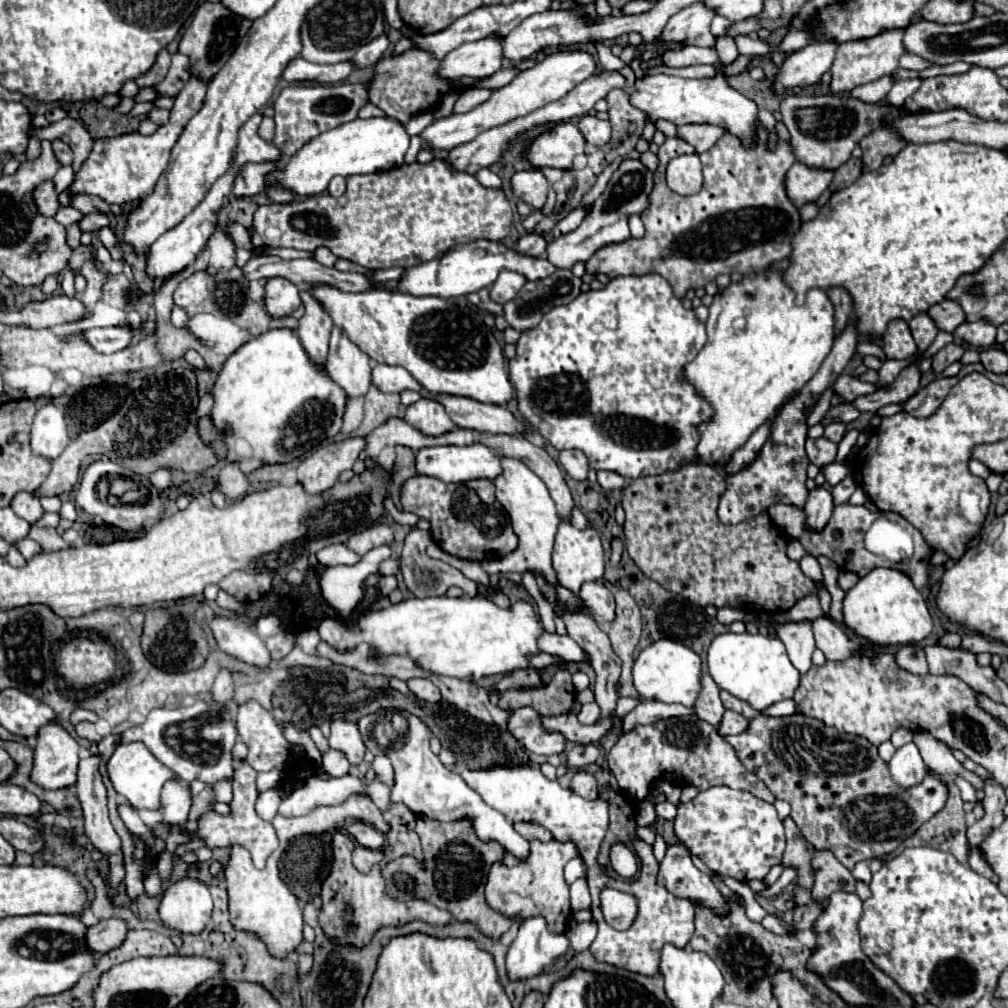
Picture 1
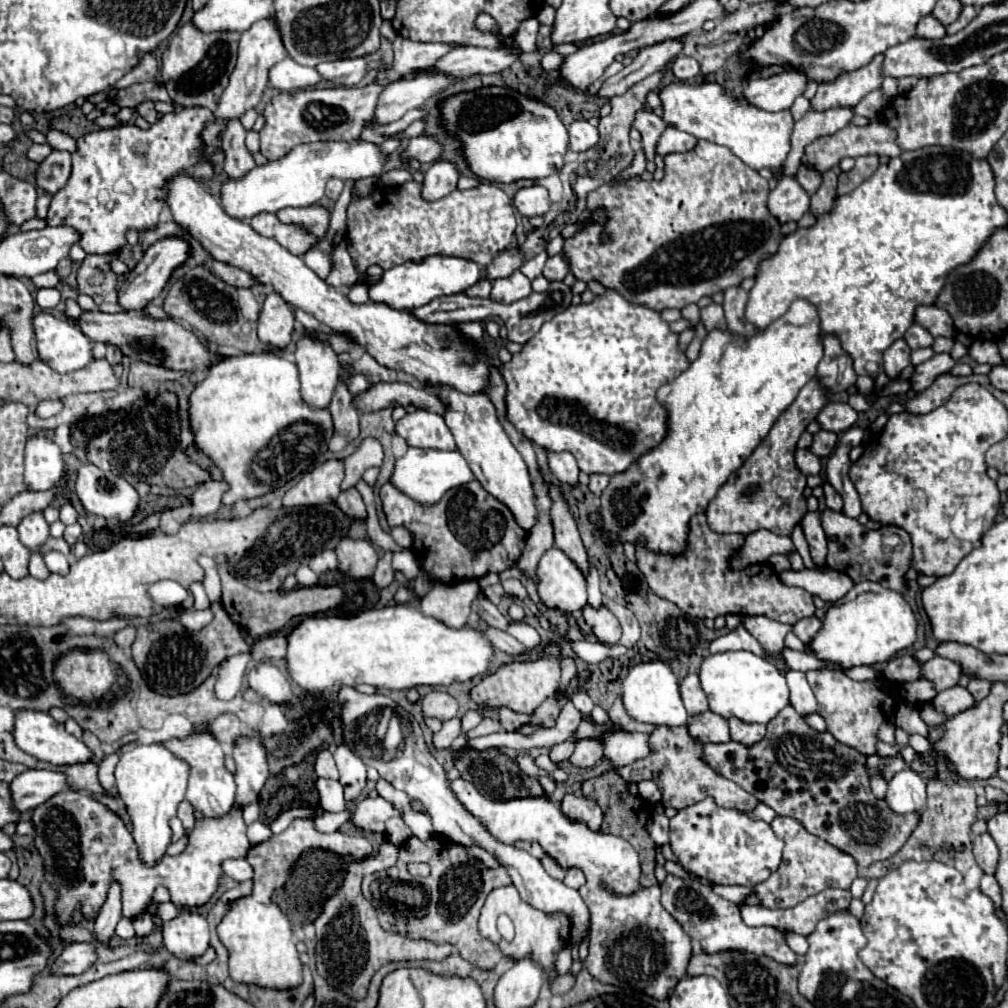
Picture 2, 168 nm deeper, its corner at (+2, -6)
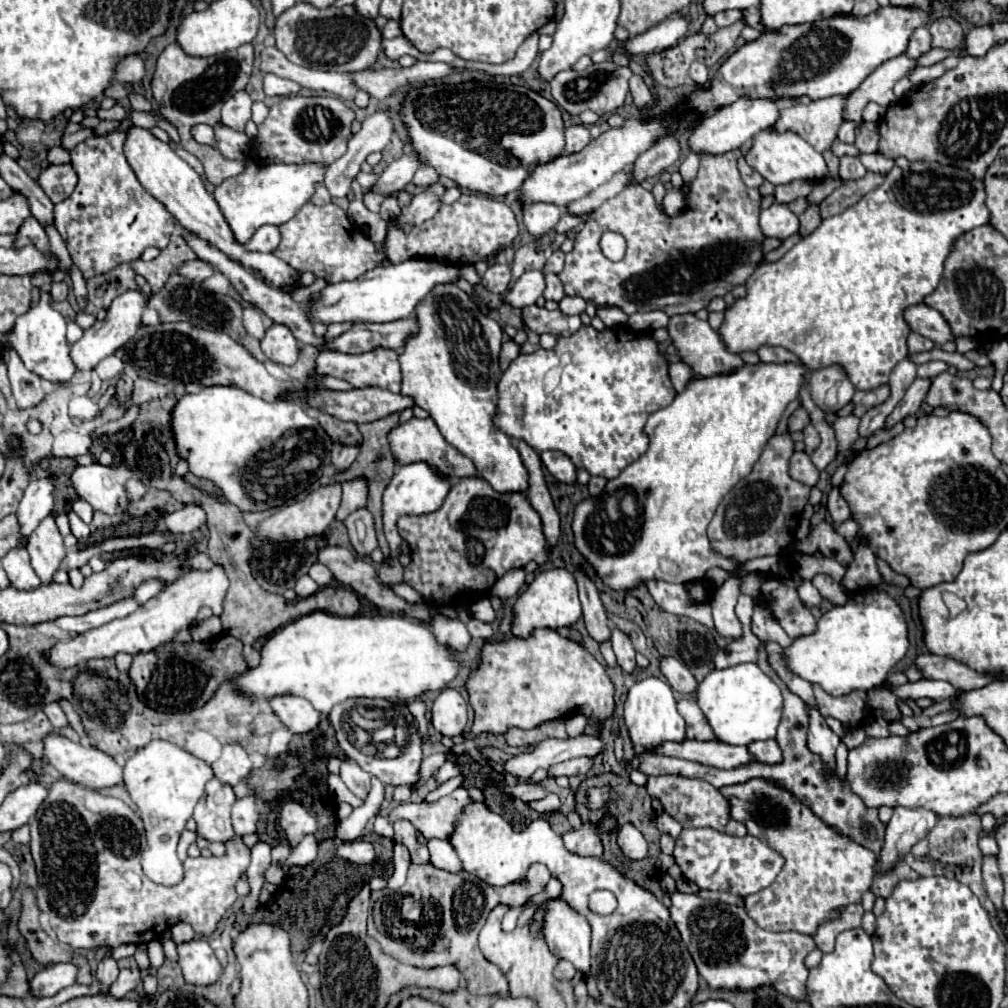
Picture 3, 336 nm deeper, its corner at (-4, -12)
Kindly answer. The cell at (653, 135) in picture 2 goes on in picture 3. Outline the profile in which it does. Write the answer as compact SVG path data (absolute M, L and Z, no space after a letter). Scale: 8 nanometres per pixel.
M634 75L634 77L630 79L630 93L632 93L632 97L634 97L634 103L640 105L640 107L644 107L644 105L648 105L648 103L652 101L650 89L646 87L646 83L644 83L644 79L642 79L640 75Z

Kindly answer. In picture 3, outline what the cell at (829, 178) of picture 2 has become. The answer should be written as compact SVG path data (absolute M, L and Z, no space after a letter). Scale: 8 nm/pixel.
M810 205L800 217L798 217L798 221L800 221L800 229L798 229L798 235L800 237L806 237L806 235L810 235L818 225L820 225L820 215L818 215L818 205Z

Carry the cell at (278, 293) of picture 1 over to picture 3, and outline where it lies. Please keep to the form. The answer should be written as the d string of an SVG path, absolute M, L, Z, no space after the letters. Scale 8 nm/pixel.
M276 323L266 331L262 339L262 351L270 361L278 365L292 365L298 359L298 343L290 329Z

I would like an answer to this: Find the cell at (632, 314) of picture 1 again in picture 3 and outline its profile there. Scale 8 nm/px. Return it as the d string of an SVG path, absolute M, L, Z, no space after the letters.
M582 325L572 337L560 337L554 349L546 351L540 347L510 363L498 383L494 423L502 433L524 439L538 453L548 449L562 451L576 467L586 469L590 475L614 479L622 469L646 453L646 419L654 411L670 405L674 397L668 377L668 361L658 353L658 343L648 333L632 333L628 329L608 329L606 333L598 333L594 327Z

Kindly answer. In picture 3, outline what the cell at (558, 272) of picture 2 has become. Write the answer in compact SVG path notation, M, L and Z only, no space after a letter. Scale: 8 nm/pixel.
M546 273L546 289L544 289L544 299L552 299L552 301L560 301L564 297L564 289L560 285L558 275L554 273Z

